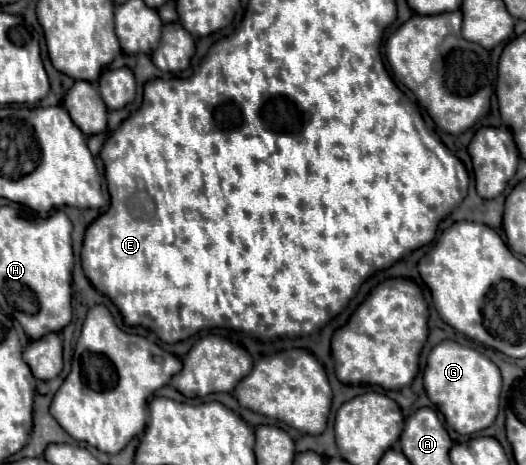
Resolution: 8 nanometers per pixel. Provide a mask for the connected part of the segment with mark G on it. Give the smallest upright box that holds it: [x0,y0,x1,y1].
[424,340,502,434]

